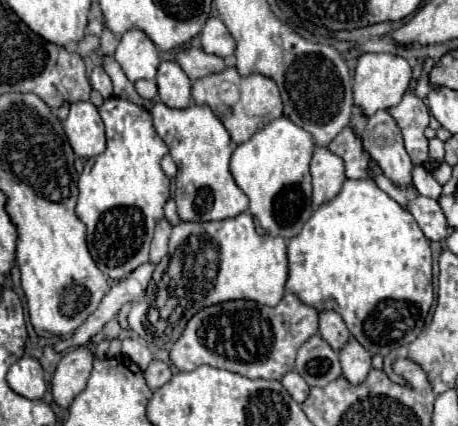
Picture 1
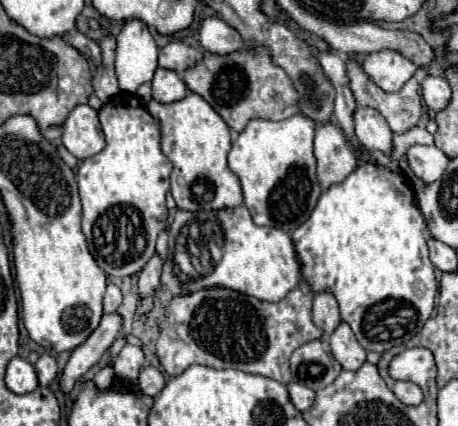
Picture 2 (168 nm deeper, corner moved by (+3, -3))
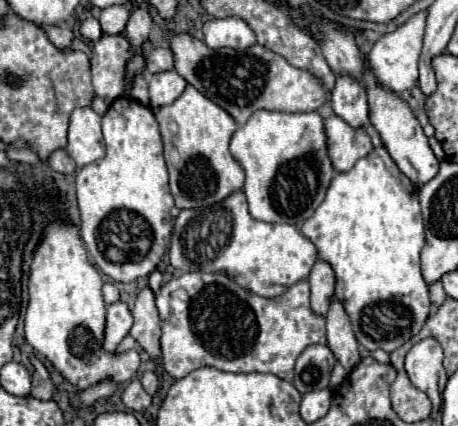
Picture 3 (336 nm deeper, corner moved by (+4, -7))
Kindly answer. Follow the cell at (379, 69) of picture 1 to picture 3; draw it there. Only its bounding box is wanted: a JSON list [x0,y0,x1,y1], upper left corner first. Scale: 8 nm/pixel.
[370,11,426,91]

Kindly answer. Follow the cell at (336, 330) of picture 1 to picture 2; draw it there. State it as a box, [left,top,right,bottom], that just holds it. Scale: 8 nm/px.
[313,293,341,335]

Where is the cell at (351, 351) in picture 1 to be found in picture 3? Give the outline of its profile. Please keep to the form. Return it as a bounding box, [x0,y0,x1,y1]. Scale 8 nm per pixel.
[326,297,360,371]

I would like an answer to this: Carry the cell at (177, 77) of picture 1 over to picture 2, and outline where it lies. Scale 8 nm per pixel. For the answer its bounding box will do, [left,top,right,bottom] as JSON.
[153,67,187,103]

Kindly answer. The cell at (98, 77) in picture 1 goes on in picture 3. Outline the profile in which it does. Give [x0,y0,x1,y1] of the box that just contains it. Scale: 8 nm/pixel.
[90,33,132,105]

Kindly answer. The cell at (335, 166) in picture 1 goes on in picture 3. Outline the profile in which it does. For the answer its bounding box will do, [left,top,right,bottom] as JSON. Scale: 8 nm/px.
[324,115,372,171]

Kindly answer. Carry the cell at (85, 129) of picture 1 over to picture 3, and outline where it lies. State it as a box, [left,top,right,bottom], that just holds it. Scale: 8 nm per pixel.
[66,107,106,167]

